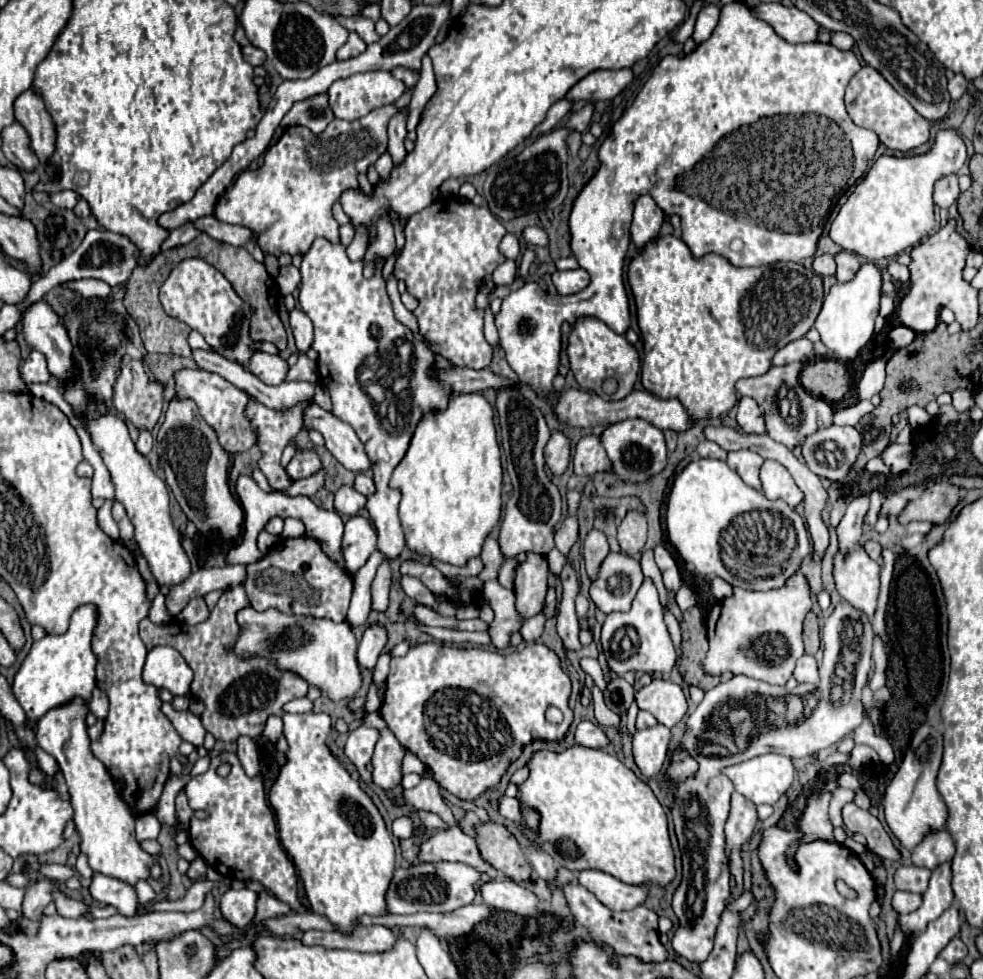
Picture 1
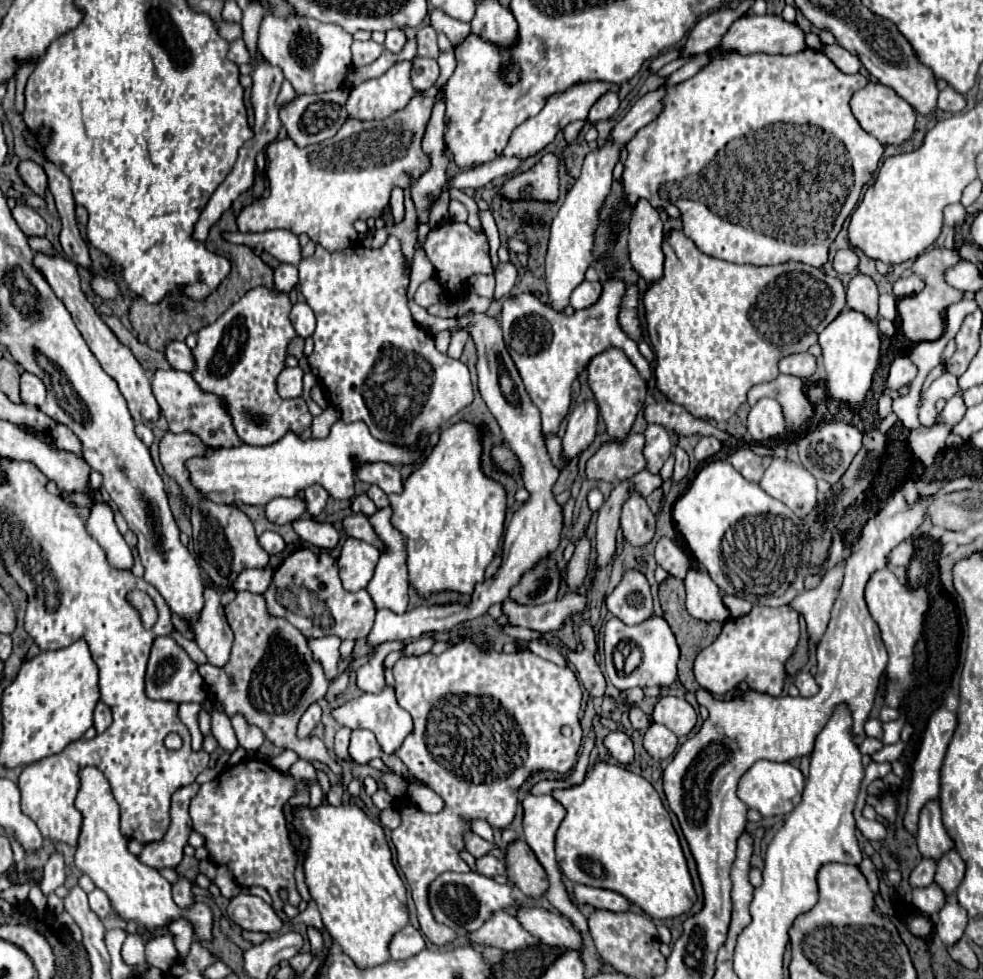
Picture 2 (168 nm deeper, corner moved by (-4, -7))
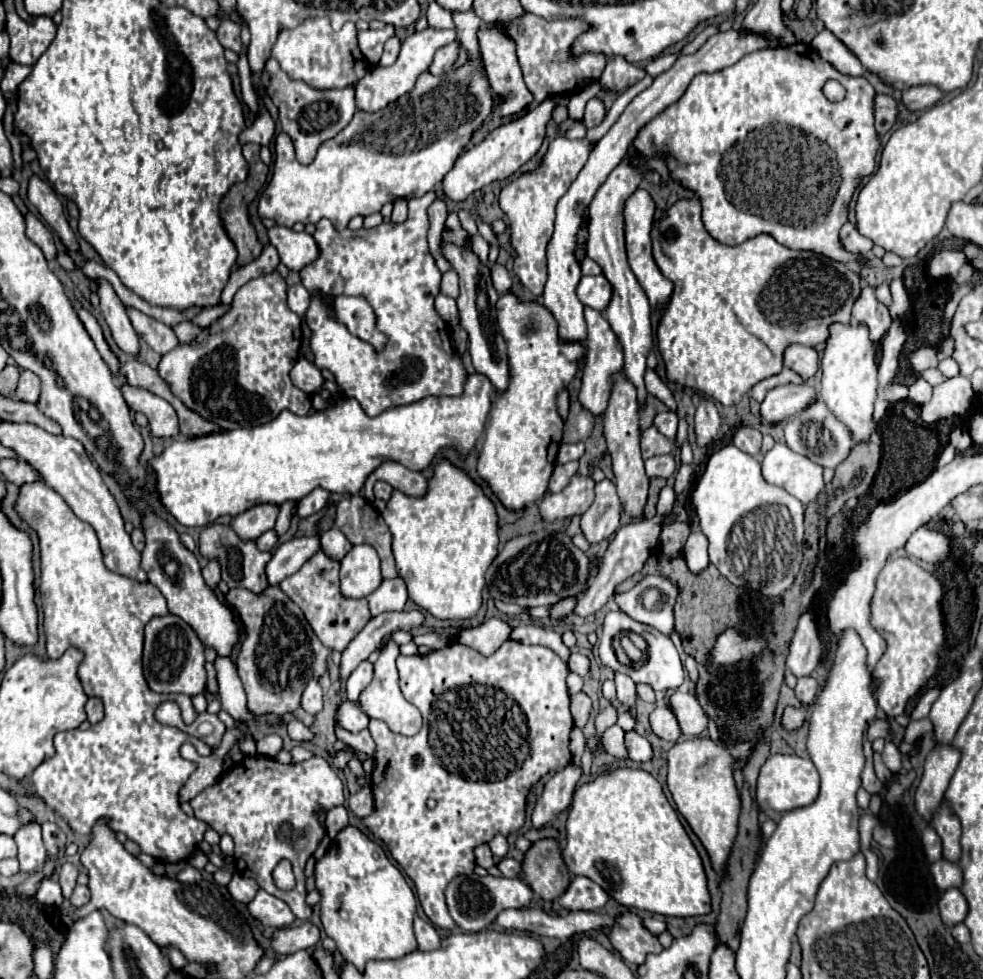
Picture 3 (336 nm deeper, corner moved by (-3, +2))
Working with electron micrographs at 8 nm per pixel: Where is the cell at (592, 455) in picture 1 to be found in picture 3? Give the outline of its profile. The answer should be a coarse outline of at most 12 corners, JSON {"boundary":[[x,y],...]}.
{"boundary":[[654,426],[642,430],[642,458],[670,454],[674,444]]}

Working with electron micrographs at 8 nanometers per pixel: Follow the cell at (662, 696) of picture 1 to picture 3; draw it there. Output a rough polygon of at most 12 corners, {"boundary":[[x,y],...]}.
{"boundary":[[676,690],[668,706],[682,734],[700,736],[708,716],[694,694]]}

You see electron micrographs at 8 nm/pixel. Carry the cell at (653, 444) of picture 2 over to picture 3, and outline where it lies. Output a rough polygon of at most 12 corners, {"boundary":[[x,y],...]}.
{"boundary":[[670,410],[656,414],[654,428],[676,438],[678,416]]}

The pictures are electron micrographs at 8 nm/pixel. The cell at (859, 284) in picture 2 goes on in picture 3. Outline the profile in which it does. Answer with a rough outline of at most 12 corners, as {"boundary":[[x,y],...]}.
{"boundary":[[872,286],[852,308],[852,318],[870,328],[874,344],[892,324],[888,308],[874,296]]}

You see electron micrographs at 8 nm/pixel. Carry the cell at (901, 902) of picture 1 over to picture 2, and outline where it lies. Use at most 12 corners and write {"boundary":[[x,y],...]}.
{"boundary":[[937,883],[913,889],[913,905],[929,917],[945,905]]}

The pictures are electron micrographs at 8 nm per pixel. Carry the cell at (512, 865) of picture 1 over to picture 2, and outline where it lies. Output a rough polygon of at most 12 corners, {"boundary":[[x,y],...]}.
{"boundary":[[525,841],[505,851],[507,877],[527,897],[545,895],[549,881]]}

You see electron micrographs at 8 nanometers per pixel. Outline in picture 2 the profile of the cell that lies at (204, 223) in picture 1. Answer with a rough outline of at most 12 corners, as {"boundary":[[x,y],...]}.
{"boundary":[[291,231],[225,233],[225,239],[269,251],[299,265],[301,245]]}

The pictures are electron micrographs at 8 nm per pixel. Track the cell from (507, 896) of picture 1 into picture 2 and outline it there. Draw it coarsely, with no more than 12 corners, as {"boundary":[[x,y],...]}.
{"boundary":[[529,905],[517,919],[547,945],[585,951],[563,915]]}

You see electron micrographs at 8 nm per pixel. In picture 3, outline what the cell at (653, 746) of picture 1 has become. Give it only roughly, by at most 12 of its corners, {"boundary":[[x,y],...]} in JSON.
{"boundary":[[668,706],[650,714],[652,732],[666,742],[682,734]]}

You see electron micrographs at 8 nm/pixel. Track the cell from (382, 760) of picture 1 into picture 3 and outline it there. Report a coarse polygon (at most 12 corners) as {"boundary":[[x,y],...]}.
{"boundary":[[398,644],[382,646],[358,696],[368,718],[414,736],[422,716],[398,688]]}

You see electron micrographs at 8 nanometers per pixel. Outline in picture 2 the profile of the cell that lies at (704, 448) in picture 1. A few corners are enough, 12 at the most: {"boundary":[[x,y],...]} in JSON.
{"boundary":[[711,435],[701,437],[695,447],[699,463],[711,459],[721,449],[721,441]]}

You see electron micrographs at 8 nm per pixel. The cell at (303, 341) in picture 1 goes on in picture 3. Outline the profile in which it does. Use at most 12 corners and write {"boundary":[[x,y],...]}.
{"boundary":[[302,284],[288,288],[288,308],[302,318],[310,294]]}

